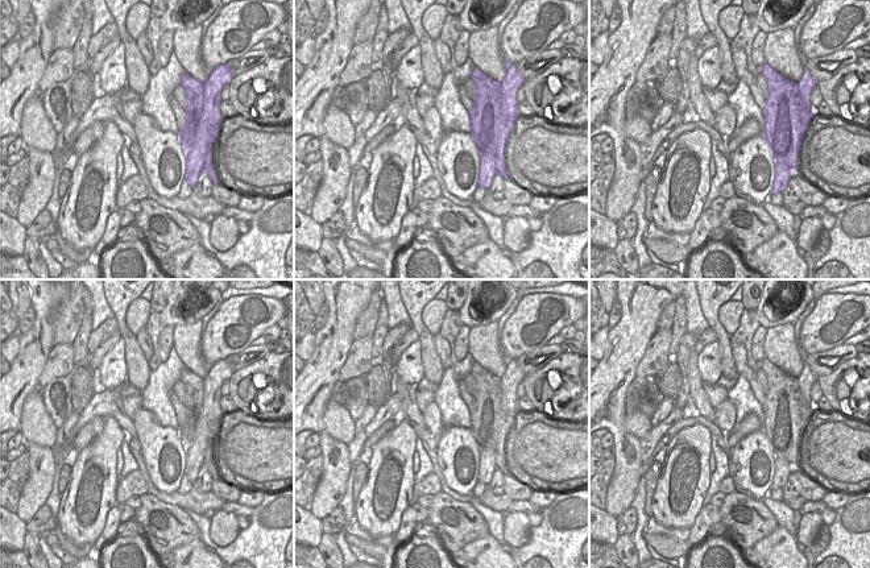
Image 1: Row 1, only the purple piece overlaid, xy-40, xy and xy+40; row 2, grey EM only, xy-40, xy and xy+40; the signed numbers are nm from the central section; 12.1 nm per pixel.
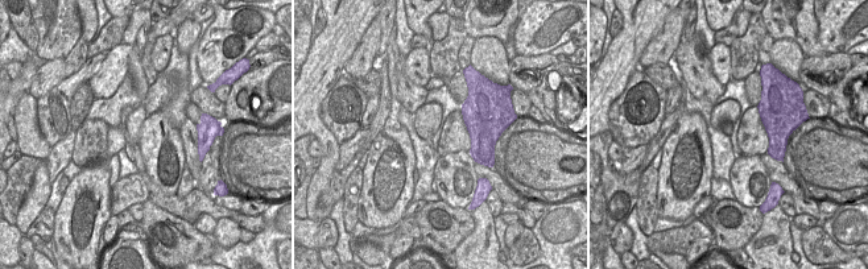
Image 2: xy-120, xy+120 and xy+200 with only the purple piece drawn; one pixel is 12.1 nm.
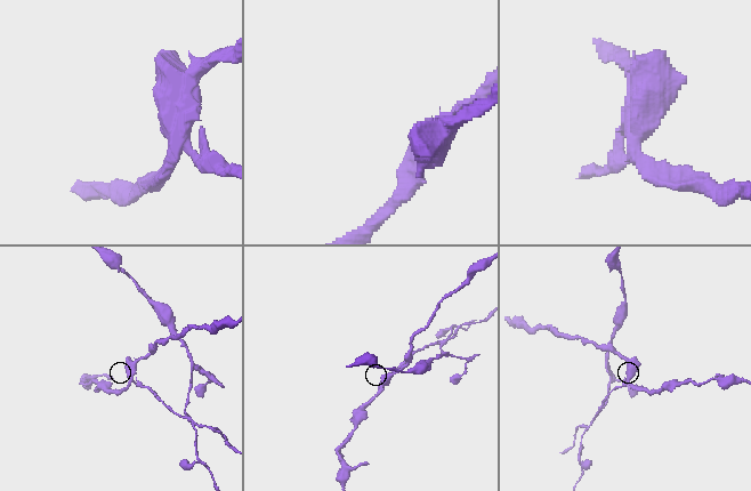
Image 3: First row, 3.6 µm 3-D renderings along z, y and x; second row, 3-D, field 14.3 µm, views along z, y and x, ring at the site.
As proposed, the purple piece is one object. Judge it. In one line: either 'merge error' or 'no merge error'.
merge error

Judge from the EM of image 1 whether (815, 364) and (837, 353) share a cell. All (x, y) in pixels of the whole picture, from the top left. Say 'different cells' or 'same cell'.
same cell

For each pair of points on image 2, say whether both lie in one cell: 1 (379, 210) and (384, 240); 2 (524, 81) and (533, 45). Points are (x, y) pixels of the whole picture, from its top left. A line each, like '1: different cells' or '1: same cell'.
1: different cells
2: different cells

